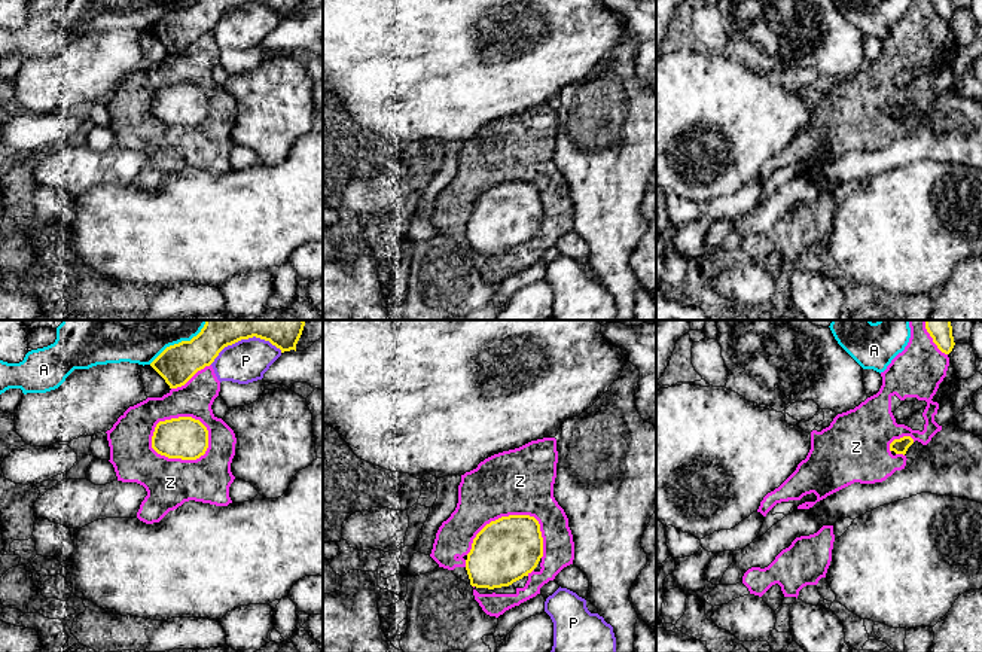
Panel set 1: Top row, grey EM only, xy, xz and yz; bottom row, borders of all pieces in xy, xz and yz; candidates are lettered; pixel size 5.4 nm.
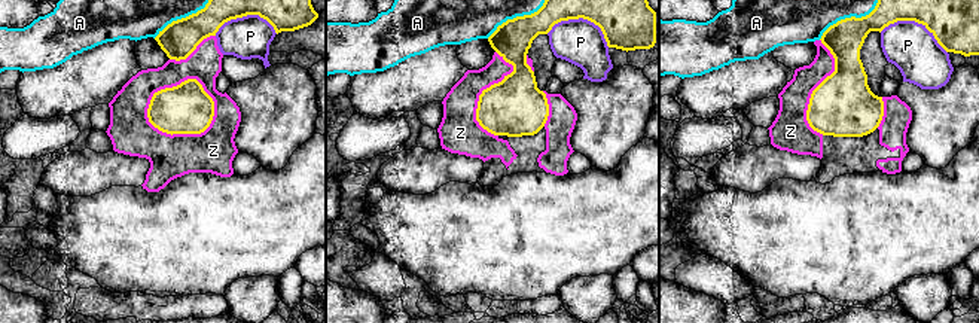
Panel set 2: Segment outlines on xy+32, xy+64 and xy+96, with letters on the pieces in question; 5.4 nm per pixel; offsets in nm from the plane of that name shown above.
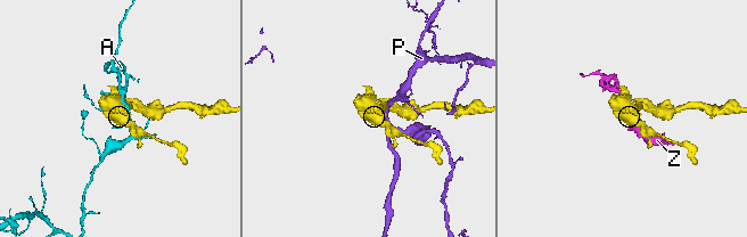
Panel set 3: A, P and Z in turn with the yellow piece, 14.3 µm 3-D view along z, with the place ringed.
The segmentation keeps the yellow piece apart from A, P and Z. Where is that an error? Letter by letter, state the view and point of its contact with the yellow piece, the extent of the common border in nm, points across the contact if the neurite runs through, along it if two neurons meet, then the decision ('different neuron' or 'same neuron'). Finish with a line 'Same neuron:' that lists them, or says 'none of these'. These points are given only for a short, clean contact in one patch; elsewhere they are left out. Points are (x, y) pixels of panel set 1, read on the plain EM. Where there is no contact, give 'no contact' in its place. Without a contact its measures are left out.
A: xy (174, 11) | 320 nm | different neuron
P: xy (244, 5) | 400 nm | different neuron
Z: xy (188, 125) | 340 nm | different neuron
Same neuron: none of these

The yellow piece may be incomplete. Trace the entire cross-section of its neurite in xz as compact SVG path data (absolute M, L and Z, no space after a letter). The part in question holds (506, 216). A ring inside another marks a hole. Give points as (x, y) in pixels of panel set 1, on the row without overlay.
M530 182L501 183L473 205L466 237L476 255L501 255L528 243L543 223L540 191Z

